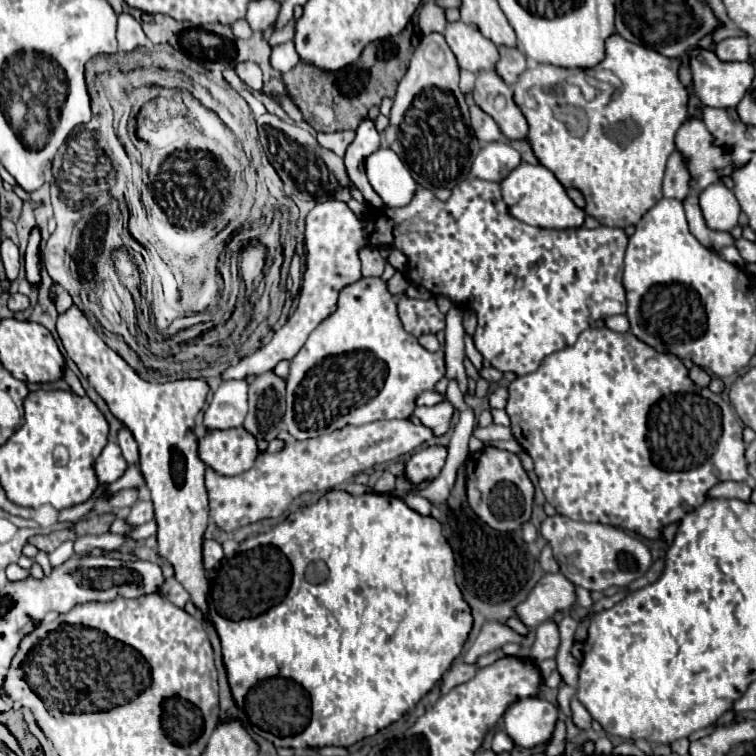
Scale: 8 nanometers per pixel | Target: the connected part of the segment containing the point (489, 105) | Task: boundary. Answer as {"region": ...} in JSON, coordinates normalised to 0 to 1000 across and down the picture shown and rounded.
{"region":[[[634,95],[626,127],[628,138],[660,164],[671,183],[697,185],[697,161],[679,135],[679,119],[657,101],[657,95]]]}

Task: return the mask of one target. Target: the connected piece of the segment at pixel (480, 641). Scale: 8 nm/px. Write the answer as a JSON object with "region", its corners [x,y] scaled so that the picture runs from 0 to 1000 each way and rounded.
{"region":[[[642,823],[639,831],[634,833],[634,841],[628,844],[626,854],[615,865],[615,876],[628,876],[634,868],[642,868],[657,857],[665,857],[673,849],[684,849],[694,857],[702,854],[702,841],[689,844],[681,833],[663,823]]]}

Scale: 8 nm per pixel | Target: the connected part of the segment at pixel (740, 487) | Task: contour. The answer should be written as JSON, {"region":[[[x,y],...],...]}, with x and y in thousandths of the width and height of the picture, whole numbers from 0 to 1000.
{"region":[[[951,638],[938,651],[935,659],[975,659],[983,664],[993,664],[996,646],[988,638]]]}

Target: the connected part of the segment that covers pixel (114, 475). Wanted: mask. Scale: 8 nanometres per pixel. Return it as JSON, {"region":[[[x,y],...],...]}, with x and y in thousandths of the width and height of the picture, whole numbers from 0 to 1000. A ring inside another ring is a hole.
{"region":[[[144,585],[134,603],[128,606],[128,630],[131,630],[131,638],[134,640],[147,640],[152,635],[157,635],[165,622],[168,622],[168,608],[163,606],[160,595],[157,595],[157,587],[155,585]]]}

